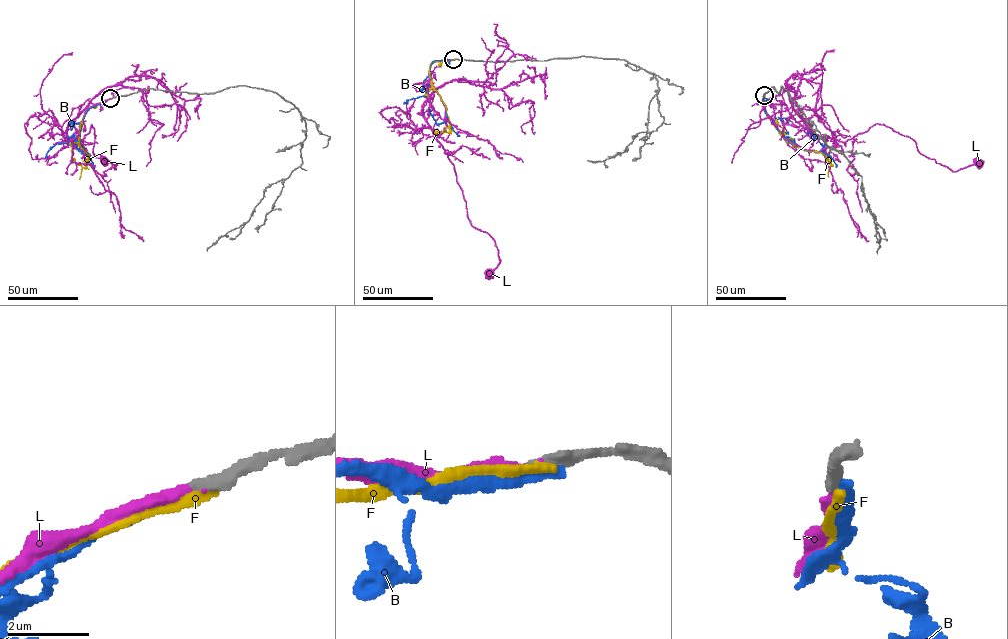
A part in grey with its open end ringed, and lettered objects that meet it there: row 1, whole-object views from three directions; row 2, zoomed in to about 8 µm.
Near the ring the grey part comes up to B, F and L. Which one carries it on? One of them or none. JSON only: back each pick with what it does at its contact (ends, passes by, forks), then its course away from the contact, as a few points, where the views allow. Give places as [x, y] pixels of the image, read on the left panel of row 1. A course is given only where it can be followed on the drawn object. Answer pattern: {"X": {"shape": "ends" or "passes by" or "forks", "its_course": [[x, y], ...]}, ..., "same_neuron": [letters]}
{"L": {"shape": "ends", "its_course": [[111, 98], [80, 124], [87, 153], [73, 143], [92, 124], [94, 156], [115, 169], [104, 161]]}, "same_neuron": ["L"]}

